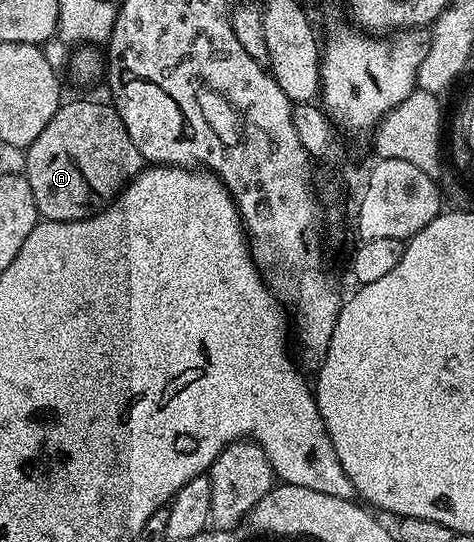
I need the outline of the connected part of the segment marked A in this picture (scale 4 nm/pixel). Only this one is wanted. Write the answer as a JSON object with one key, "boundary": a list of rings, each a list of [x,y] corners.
{"boundary":[[[66,100],[57,114],[43,127],[39,139],[24,150],[23,175],[31,183],[31,195],[35,195],[35,207],[46,221],[82,221],[85,217],[105,208],[122,188],[129,184],[143,168],[139,147],[131,143],[127,127],[112,104],[100,105],[97,101]]]}

